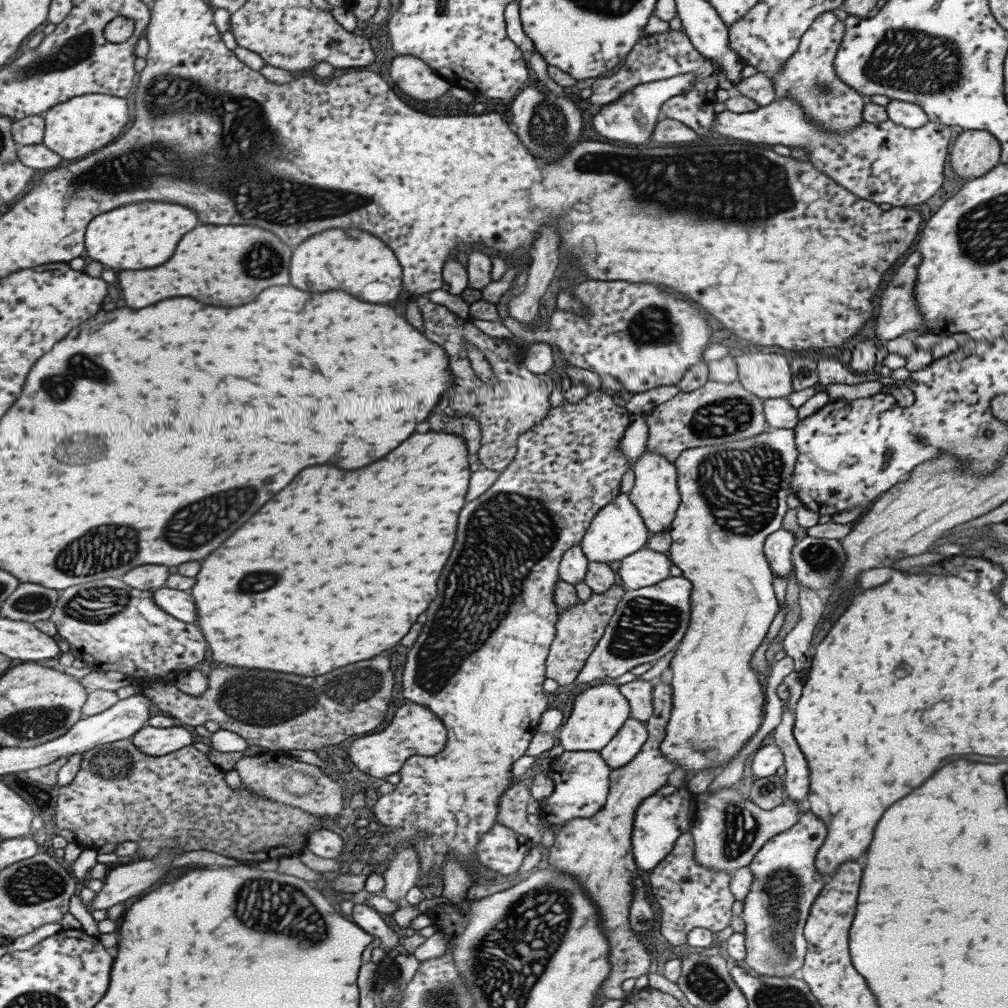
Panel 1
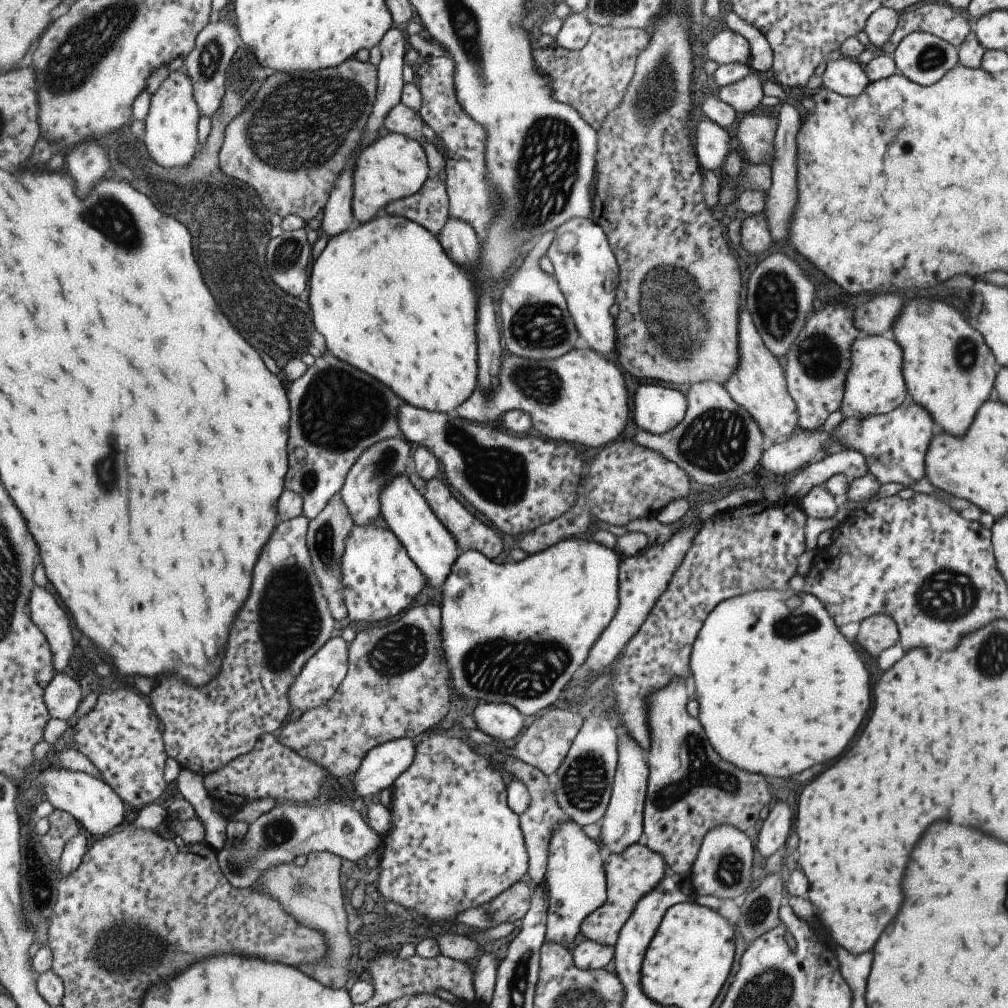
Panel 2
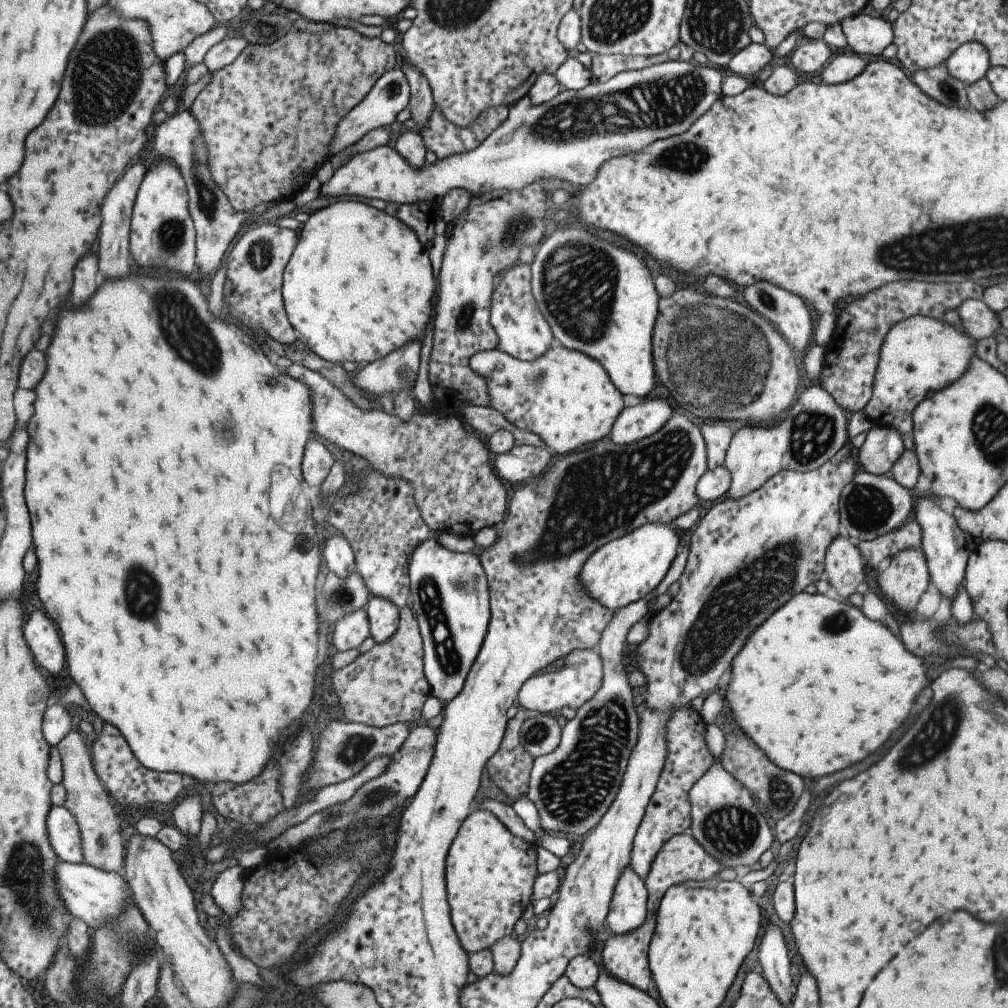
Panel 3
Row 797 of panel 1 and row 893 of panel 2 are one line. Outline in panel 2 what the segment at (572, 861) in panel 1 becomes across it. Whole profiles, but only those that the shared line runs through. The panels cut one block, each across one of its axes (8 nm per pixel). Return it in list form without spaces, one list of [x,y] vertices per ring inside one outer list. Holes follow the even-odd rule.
[[[642,841],[628,847],[621,855],[603,855],[606,877],[606,900],[583,920],[580,933],[589,941],[605,947],[614,947],[623,924],[636,908],[637,902],[652,892],[667,872],[666,860],[660,853],[646,848]]]

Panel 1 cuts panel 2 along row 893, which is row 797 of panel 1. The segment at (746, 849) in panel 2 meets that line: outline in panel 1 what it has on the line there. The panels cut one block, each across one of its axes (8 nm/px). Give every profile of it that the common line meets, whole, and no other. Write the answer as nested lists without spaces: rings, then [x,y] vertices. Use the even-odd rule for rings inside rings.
[[[738,786],[719,787],[695,795],[689,833],[693,839],[695,863],[709,870],[732,873],[748,866],[761,846],[797,822],[799,810],[793,800],[785,799],[771,810],[763,810],[742,798]]]

